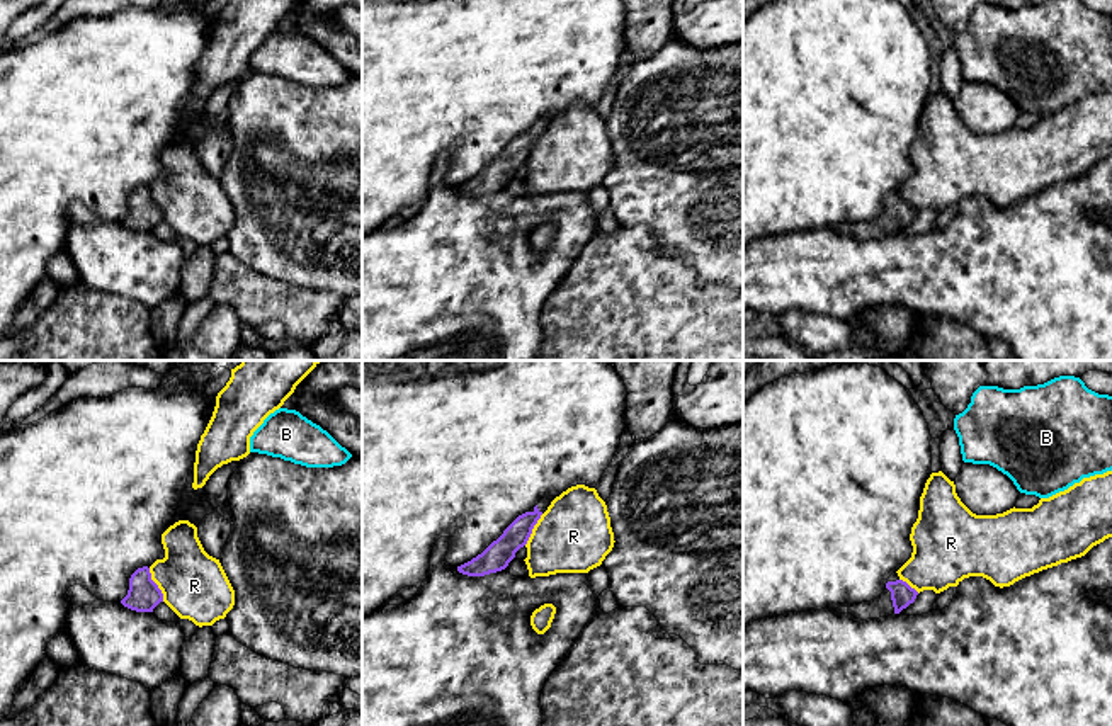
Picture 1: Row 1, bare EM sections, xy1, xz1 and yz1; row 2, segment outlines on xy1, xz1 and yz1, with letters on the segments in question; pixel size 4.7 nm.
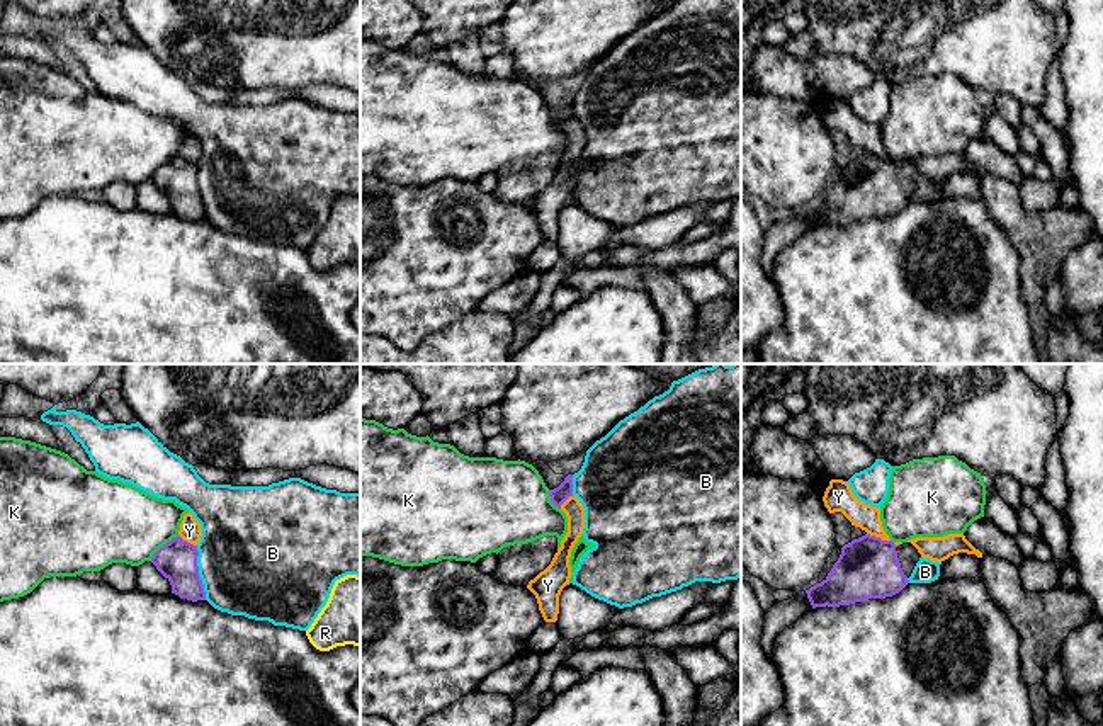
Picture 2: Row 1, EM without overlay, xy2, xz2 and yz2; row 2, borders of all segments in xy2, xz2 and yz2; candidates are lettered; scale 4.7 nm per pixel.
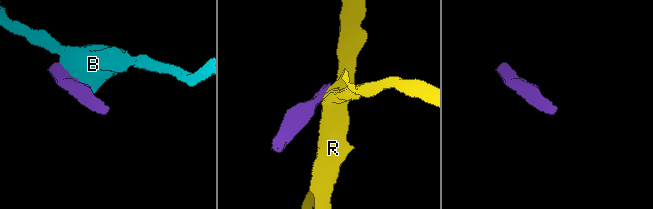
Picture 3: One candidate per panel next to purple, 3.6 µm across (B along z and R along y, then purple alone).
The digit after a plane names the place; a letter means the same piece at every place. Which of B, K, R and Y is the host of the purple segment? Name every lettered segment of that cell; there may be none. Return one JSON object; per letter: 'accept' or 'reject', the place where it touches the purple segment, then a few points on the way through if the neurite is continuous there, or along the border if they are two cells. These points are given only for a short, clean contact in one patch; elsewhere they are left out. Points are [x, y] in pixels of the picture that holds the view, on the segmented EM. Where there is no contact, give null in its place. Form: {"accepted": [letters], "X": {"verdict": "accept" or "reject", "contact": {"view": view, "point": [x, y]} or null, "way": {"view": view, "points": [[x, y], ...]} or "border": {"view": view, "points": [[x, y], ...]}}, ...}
{"accepted": [], "B": {"verdict": "reject", "contact": {"view": "xy2", "point": [197, 573]}}, "K": {"verdict": "reject", "contact": {"view": "xy2", "point": [164, 546]}, "border": {"view": "xy2", "points": [[177, 534], [150, 560]]}}, "R": {"verdict": "reject", "contact": {"view": "xy1", "point": [157, 585]}, "border": {"view": "xy1", "points": [[148, 568], [150, 578], [164, 601]]}}, "Y": {"verdict": "reject", "contact": {"view": "yz2", "point": [879, 538]}, "border": {"view": "yz2", "points": [[867, 533], [889, 541]]}}}

